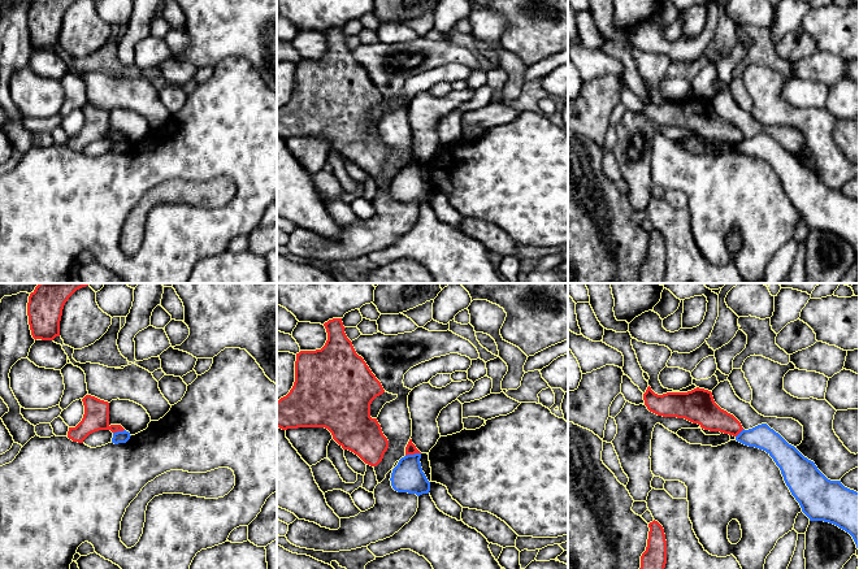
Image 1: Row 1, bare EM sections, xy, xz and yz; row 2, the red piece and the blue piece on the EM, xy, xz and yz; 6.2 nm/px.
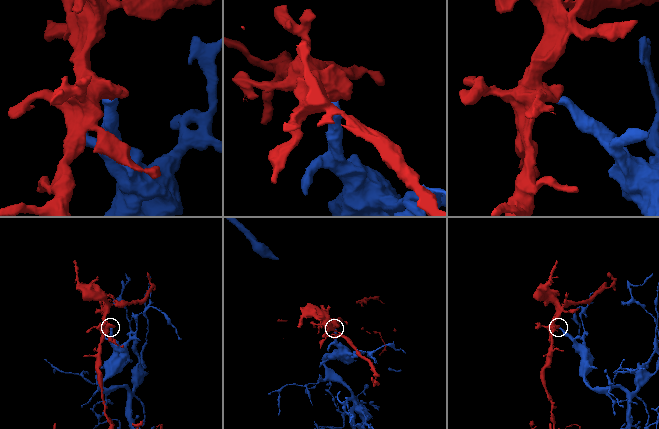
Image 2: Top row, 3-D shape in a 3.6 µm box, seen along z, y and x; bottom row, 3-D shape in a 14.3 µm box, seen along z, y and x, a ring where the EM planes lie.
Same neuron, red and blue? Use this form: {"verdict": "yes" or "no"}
{"verdict": "no"}

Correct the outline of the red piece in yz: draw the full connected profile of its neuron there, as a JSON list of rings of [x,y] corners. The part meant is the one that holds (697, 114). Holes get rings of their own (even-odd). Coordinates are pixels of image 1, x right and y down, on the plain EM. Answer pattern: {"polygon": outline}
{"polygon": [[[648,95],[643,103],[645,114],[658,125],[685,127],[702,138],[720,140],[737,145],[742,139],[741,131],[713,109],[712,101],[694,97],[687,101],[655,103]]]}

